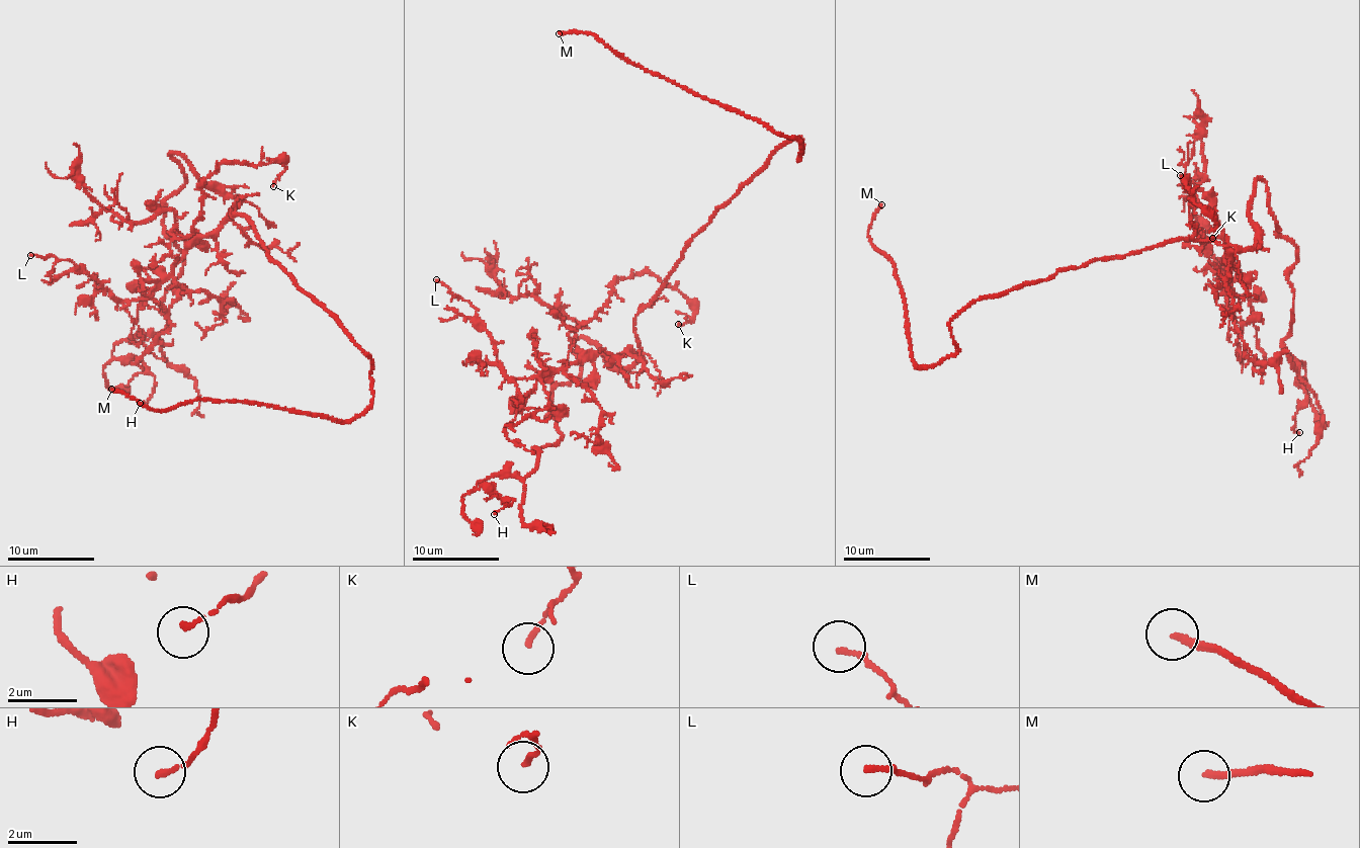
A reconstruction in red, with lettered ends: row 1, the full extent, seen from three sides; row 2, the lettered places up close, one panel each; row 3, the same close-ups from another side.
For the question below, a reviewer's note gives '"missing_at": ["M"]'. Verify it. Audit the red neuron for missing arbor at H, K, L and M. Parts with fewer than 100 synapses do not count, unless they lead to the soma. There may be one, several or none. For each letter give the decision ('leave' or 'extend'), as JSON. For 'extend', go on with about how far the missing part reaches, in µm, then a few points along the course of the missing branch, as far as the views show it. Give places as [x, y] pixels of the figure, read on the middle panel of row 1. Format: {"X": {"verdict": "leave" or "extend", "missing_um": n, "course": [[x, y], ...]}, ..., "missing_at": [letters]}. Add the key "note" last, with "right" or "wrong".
{"H": {"verdict": "leave"}, "K": {"verdict": "leave"}, "L": {"verdict": "leave"}, "M": {"verdict": "extend", "missing_um": 9, "course": [[559, 33], [534, 15], [514, 13], [506, 19], [503, 14]]}, "missing_at": ["M"], "note": "right"}

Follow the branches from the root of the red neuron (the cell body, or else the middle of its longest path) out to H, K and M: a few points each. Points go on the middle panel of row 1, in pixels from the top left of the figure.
H: (661, 291), (630, 365), (571, 346), (559, 445), (480, 481), (513, 499), (494, 514)
K: (661, 291), (635, 317), (636, 354), (569, 338), (643, 273), (687, 300), (678, 324)
M: (661, 291), (715, 208), (773, 152), (802, 144), (799, 159), (801, 143), (645, 72), (593, 34), (559, 33)

